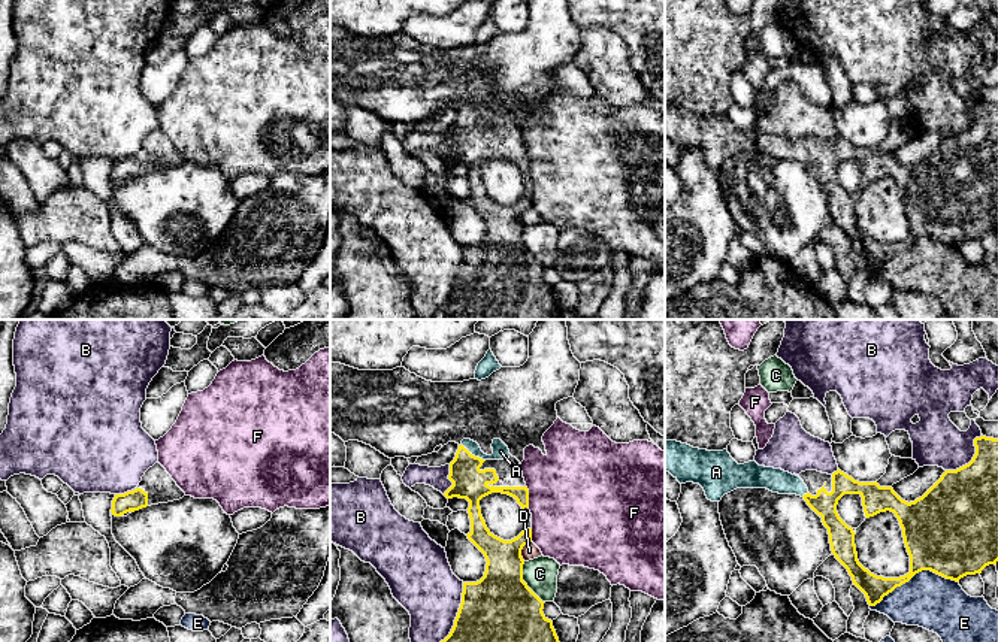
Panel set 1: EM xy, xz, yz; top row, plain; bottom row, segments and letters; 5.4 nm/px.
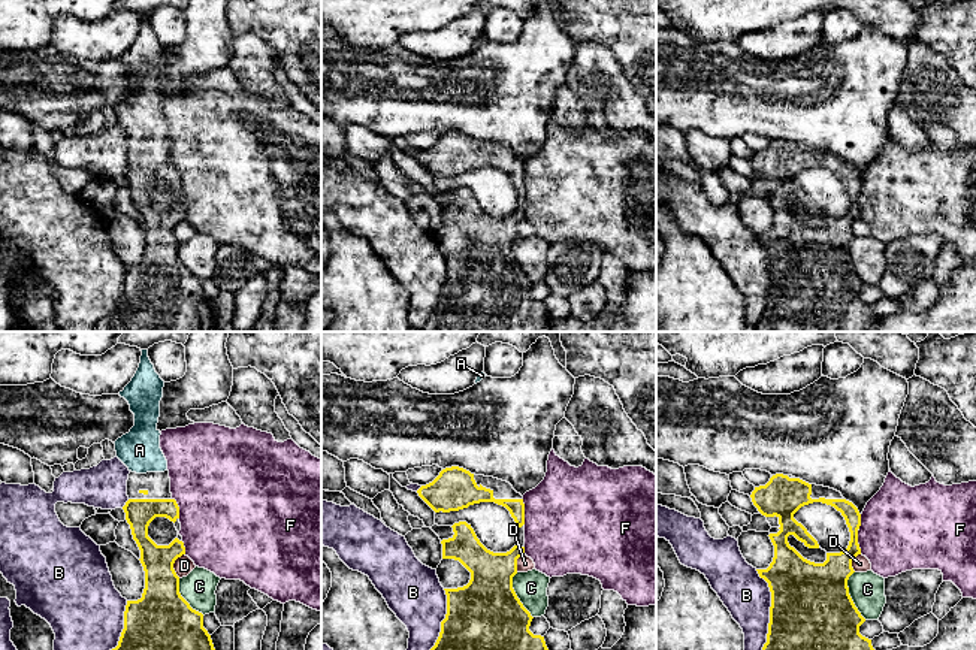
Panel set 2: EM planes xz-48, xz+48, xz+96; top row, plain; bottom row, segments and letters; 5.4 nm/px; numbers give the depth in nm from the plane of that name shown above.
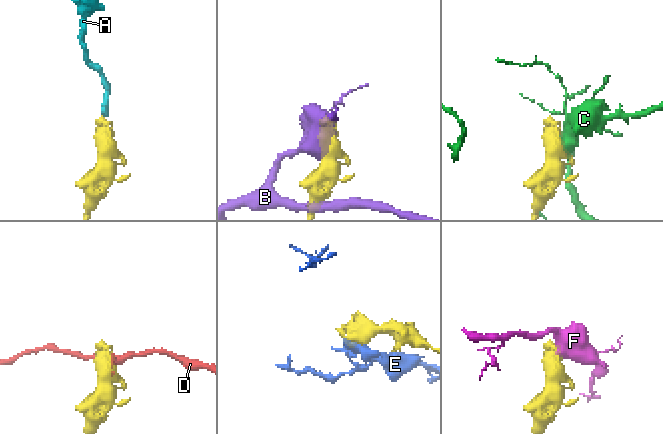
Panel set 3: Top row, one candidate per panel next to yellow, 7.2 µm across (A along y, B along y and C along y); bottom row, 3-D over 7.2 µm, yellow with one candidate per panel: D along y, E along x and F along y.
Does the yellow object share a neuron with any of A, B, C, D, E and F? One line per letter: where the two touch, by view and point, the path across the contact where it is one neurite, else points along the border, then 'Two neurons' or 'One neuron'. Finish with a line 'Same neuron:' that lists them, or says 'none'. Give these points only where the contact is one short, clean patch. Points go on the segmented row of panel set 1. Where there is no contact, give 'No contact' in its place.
A: Touches yellow at xz (471, 454). Path across: xz (469, 482), (471, 454), (492, 457), (501, 451). One neuron
B: Touches yellow at xz (457, 612). Two neurons
C: Touches yellow at xz (525, 583). Two neurons
D: Touches yellow at xz (522, 548). Two neurons
E: Touches yellow at yz (913, 575). Two neurons
F: Touches yellow at xz (528, 496). Two neurons
Same neuron: A

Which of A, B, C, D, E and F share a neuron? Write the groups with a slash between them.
A / B / C / D / E / F

